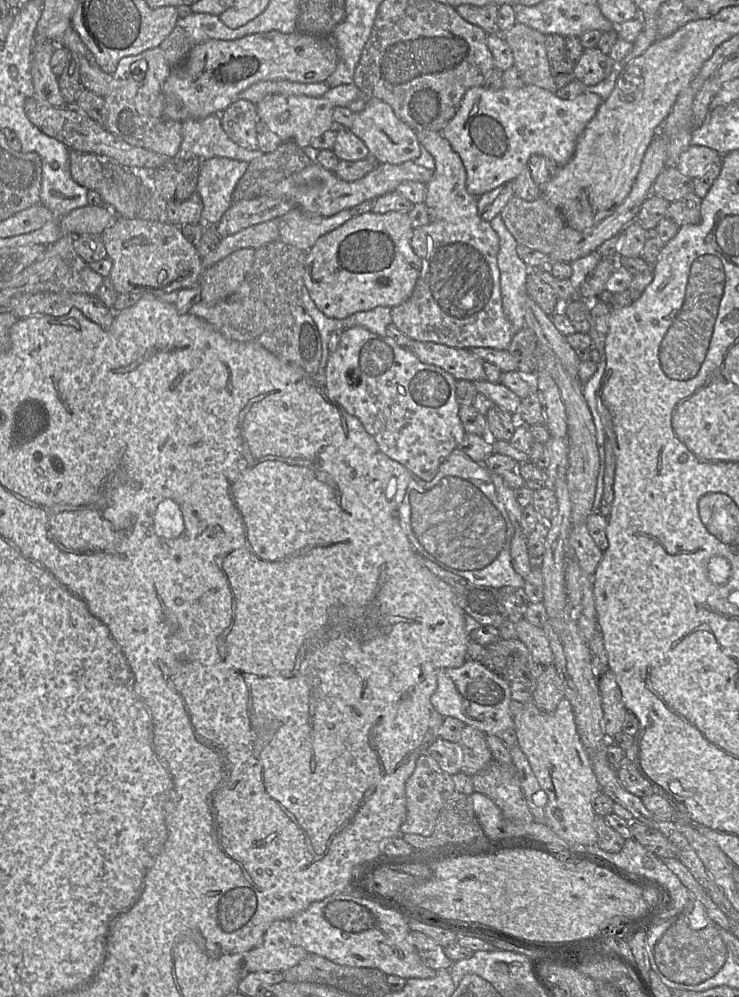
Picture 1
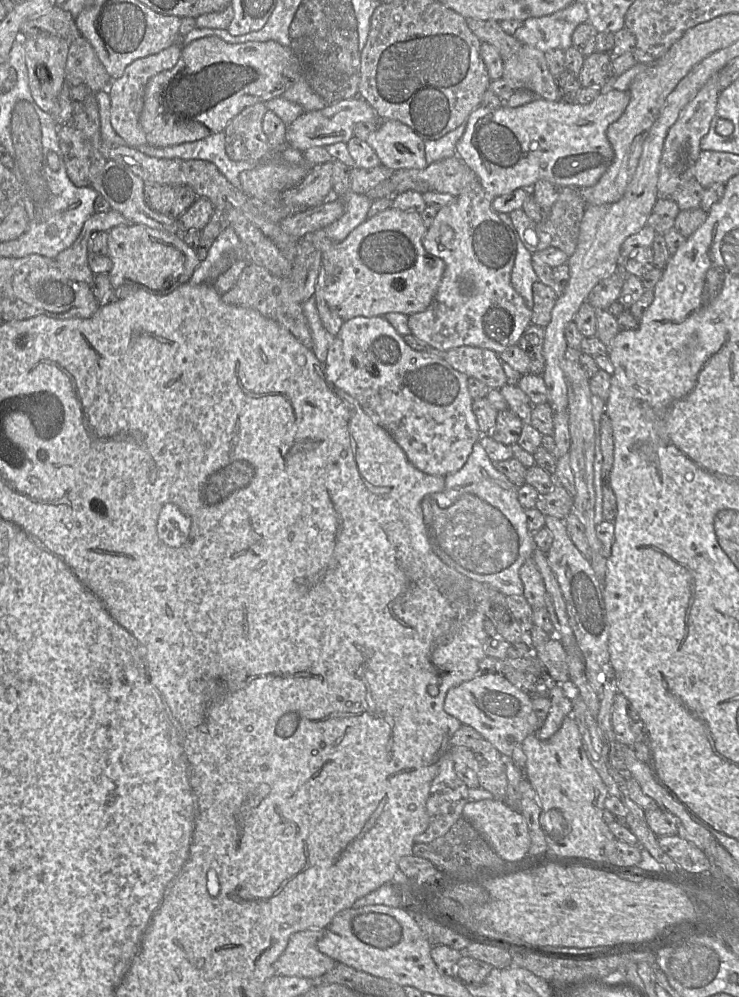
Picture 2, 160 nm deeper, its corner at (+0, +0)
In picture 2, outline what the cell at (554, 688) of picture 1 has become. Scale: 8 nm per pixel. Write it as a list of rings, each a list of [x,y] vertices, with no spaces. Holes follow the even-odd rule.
[[[554,685],[550,691],[551,706],[544,724],[535,731],[539,740],[547,740],[561,727],[564,719],[572,715],[572,699],[570,689]]]

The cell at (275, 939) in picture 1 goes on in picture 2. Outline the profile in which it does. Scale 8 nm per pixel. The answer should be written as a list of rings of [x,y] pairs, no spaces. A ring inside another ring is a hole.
[[[309,929],[293,934],[286,949],[274,963],[275,976],[318,979],[332,970],[336,965],[336,961],[322,954],[317,948],[317,943],[324,934],[325,929]]]

